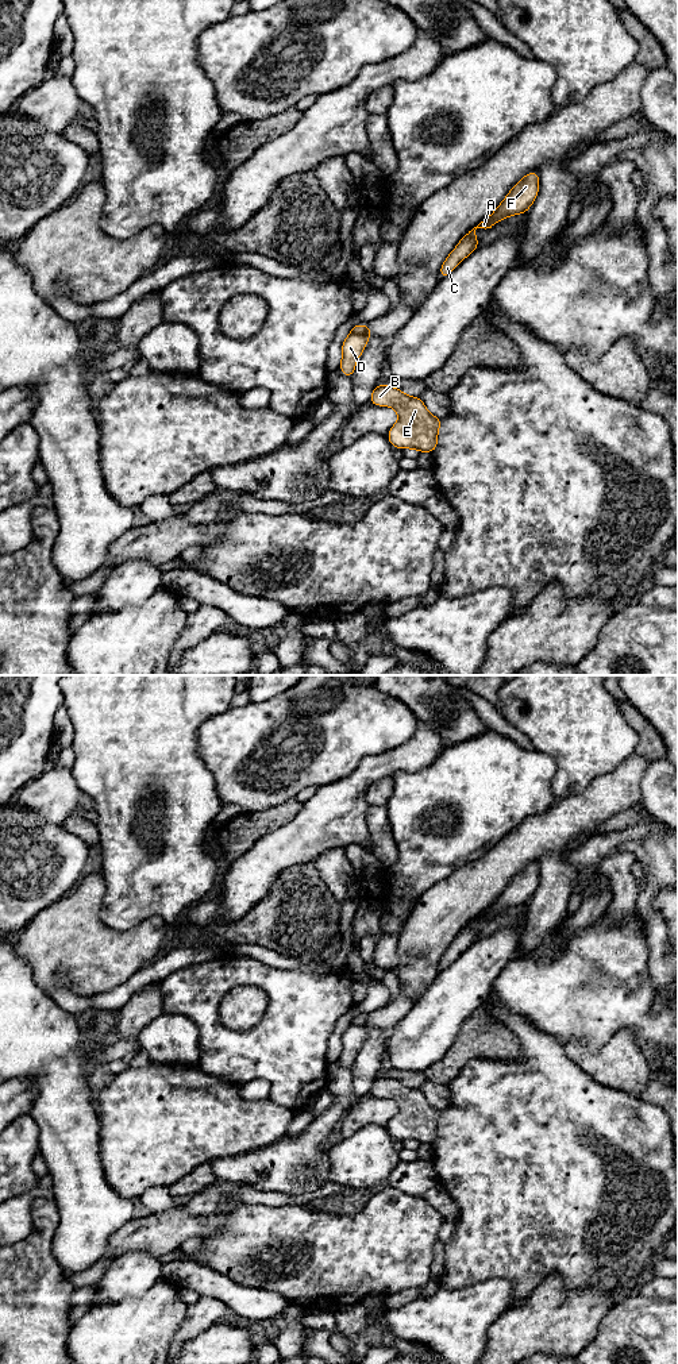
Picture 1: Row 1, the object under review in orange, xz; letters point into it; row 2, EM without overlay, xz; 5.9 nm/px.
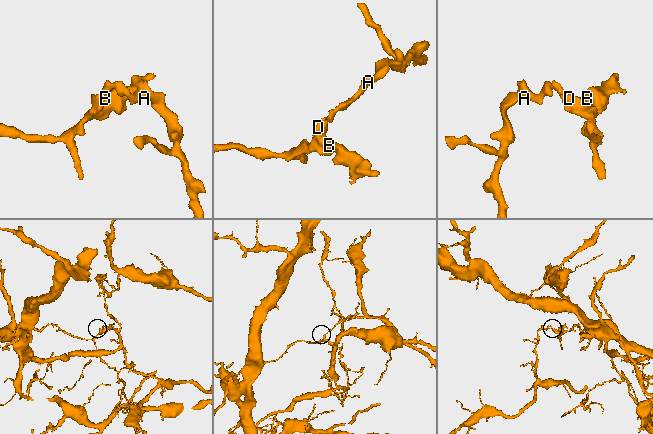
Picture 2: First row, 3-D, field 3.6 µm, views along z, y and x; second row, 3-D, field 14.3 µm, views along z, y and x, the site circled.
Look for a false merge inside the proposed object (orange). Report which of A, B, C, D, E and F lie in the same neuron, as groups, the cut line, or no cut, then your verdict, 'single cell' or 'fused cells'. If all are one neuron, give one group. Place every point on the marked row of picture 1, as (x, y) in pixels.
groups A C F / B D E; cut xz (366, 327), (358, 332), (351, 332); fused cells

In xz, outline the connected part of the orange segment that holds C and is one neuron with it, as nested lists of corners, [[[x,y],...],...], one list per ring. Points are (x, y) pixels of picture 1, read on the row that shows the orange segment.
[[[531,172],[525,174],[506,194],[502,203],[496,208],[496,211],[484,219],[477,227],[469,231],[457,247],[450,253],[439,270],[439,278],[447,277],[462,259],[469,257],[475,248],[478,248],[478,238],[475,236],[477,228],[492,228],[500,220],[519,215],[527,213],[539,193],[539,172]]]

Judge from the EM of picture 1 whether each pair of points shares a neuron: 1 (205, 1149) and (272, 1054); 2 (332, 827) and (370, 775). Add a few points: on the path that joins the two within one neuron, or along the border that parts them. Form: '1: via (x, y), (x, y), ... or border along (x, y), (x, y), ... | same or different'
1: border along (210, 1072), (239, 1085) | different
2: via (336, 815), (342, 804), (358, 788) | same

